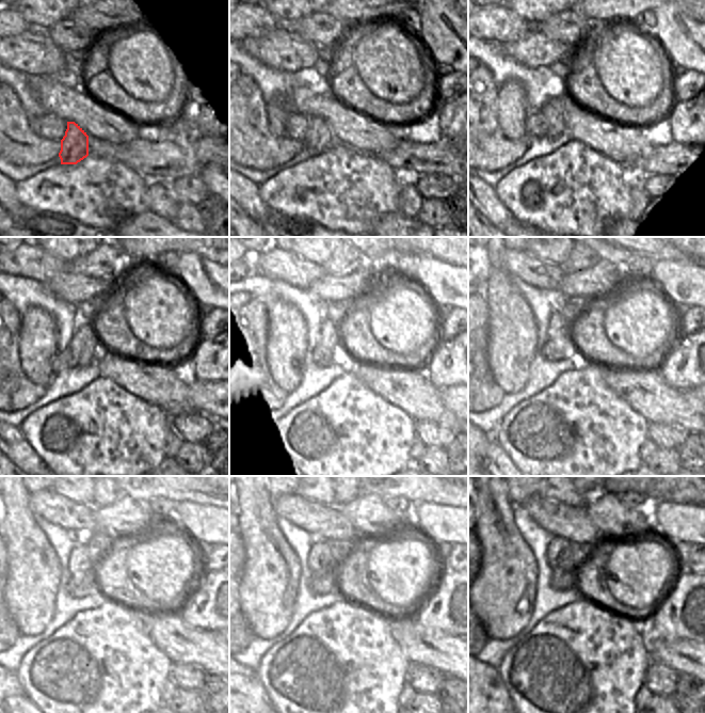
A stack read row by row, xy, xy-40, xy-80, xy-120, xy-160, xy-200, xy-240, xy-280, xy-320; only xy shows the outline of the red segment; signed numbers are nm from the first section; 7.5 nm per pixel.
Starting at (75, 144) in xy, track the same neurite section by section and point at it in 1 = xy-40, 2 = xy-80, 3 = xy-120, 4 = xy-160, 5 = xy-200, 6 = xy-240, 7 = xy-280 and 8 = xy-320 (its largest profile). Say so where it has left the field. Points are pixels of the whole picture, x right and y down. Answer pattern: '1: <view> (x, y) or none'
1: xy-40 (319, 138)
2: xy-80 (555, 112)
3: xy-120 (82, 346)
4: xy-160 (326, 349)
5: xy-200 (560, 344)
6: xy-240 (80, 565)
7: xy-280 (320, 559)
8: xy-320 (558, 550)

